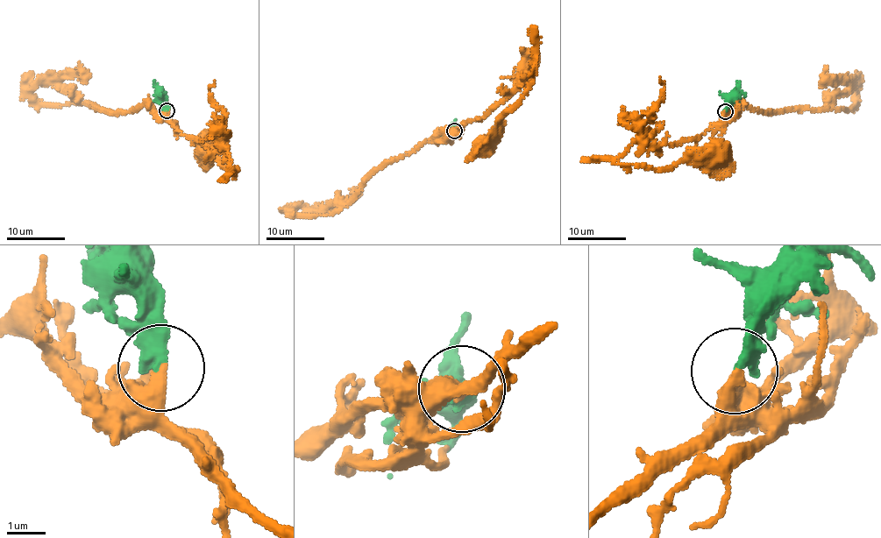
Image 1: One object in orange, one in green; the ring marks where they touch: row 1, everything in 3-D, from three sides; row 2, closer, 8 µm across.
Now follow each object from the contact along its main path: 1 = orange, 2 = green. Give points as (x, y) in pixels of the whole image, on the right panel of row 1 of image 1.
1: (725, 110), (725, 116), (696, 138), (651, 146), (635, 140), (618, 159), (652, 168), (718, 154)
2: (725, 110), (727, 101), (738, 87), (738, 82)

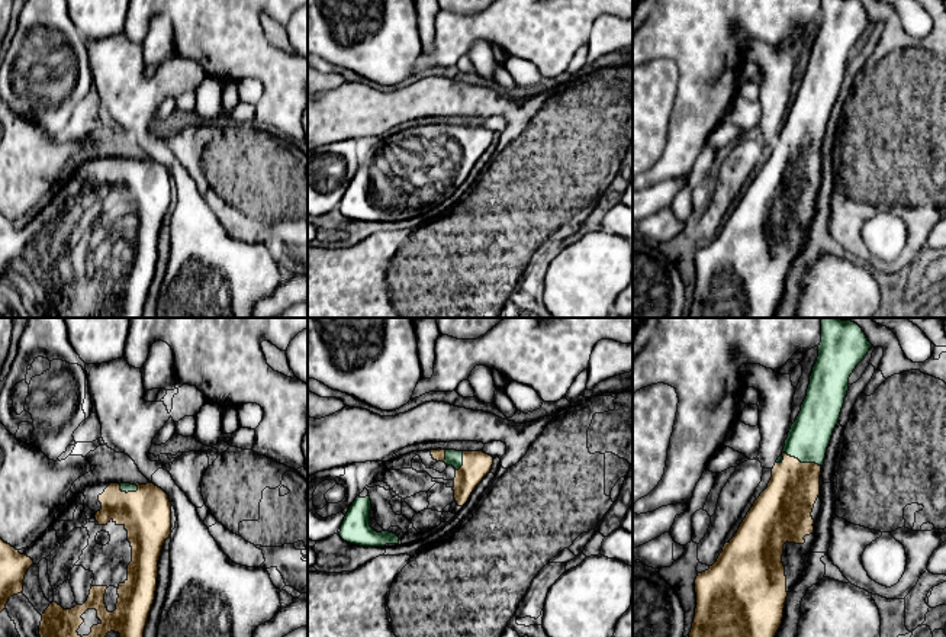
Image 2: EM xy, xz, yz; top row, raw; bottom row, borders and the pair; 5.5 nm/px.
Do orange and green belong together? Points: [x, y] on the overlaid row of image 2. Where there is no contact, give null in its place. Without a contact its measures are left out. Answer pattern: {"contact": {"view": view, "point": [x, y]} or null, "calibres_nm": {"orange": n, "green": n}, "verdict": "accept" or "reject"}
{"contact": {"view": "yz", "point": [797, 459]}, "calibres_nm": {"orange": 280, "green": 220}, "verdict": "accept"}

